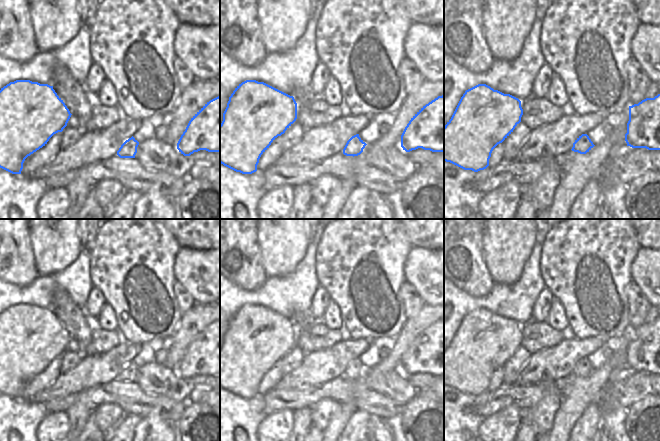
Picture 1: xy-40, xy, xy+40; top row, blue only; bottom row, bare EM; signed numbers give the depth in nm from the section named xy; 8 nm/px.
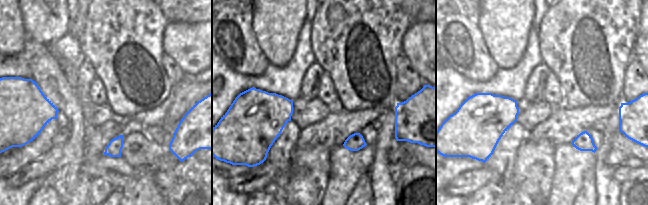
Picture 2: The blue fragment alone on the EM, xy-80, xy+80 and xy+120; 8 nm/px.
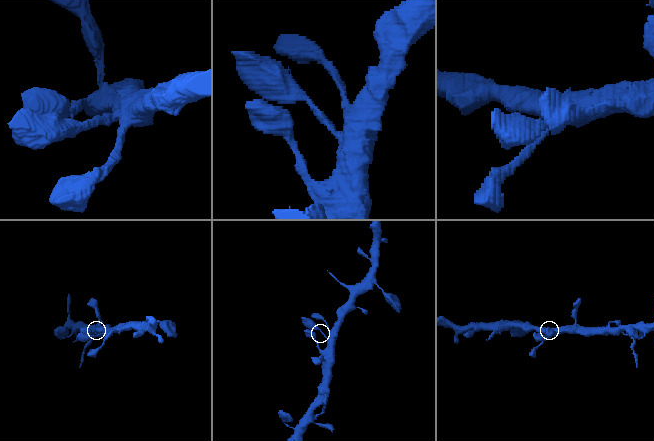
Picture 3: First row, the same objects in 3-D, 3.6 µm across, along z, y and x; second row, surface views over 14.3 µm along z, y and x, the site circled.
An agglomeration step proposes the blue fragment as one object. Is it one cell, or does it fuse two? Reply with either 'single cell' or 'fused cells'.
single cell

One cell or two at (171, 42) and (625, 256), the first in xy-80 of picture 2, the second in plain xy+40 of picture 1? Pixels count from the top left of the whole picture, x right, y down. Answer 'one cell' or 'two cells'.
two cells

